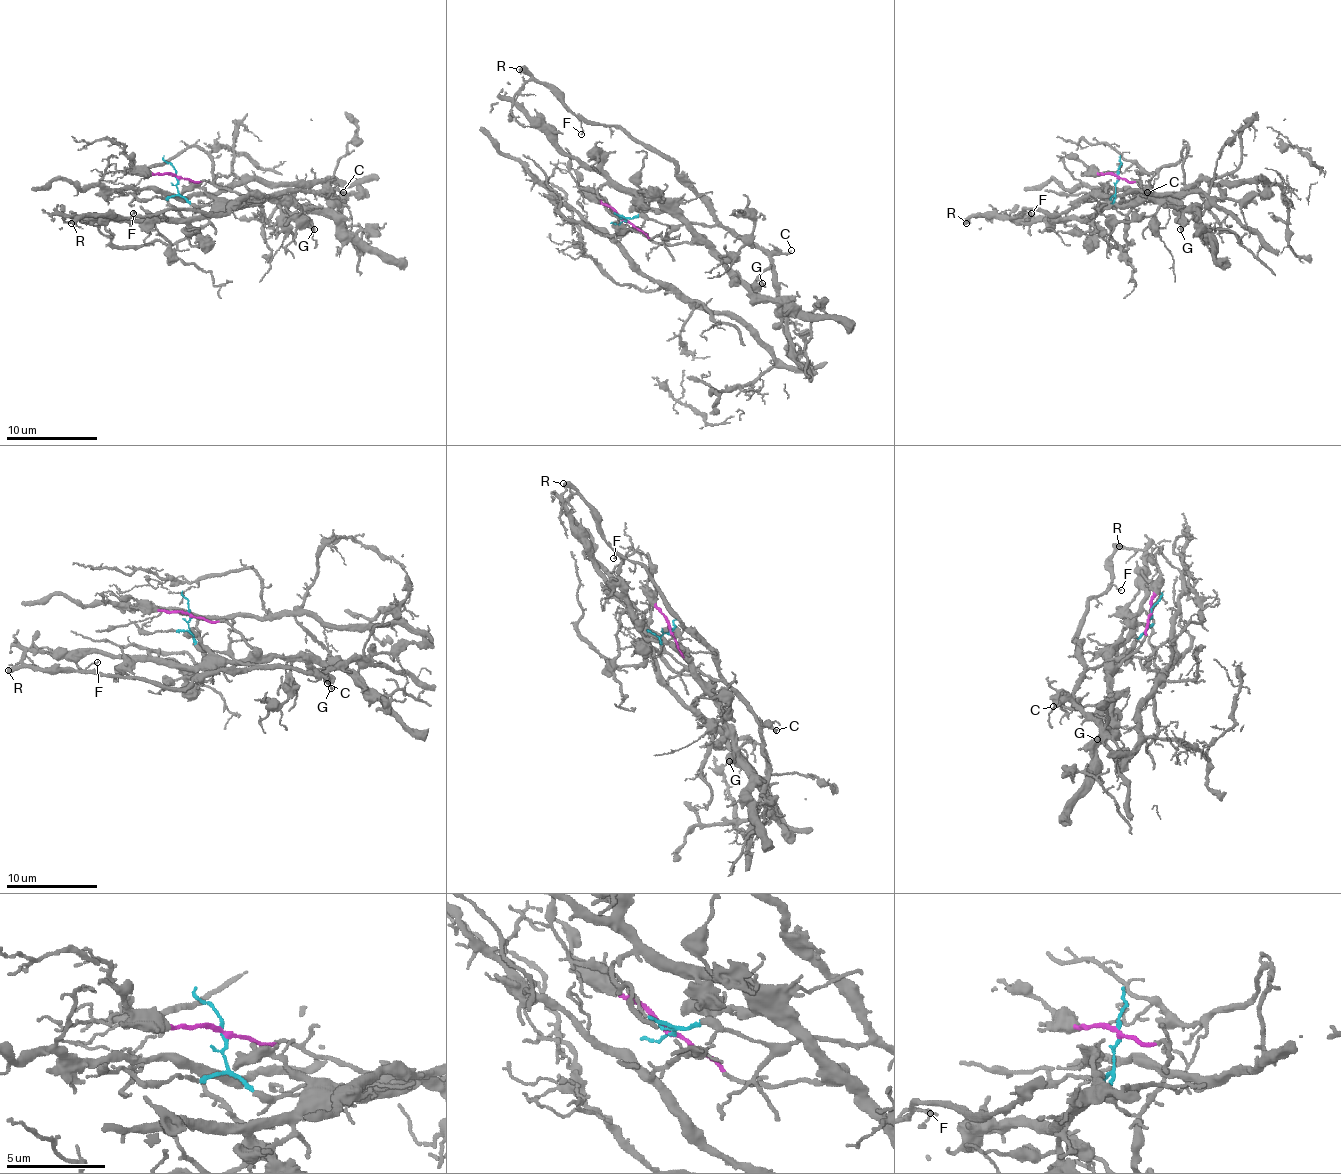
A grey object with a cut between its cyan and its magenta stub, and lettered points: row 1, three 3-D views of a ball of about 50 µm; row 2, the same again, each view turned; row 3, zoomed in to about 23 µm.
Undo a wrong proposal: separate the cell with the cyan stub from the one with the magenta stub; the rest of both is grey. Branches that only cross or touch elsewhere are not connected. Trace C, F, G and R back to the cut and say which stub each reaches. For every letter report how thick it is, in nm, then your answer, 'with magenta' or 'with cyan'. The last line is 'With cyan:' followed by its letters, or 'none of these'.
C: calibre 160 nm; with cyan
F: calibre 110 nm; with cyan
G: calibre 420 nm; with magenta
R: calibre 480 nm; with cyan
With cyan: C, F, R

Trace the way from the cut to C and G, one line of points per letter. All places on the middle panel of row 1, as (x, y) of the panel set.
C: (624, 221), (644, 219), (669, 226), (726, 226), (769, 251), (790, 251)
G: (624, 221), (630, 221), (653, 242), (703, 242), (751, 285), (763, 283)

